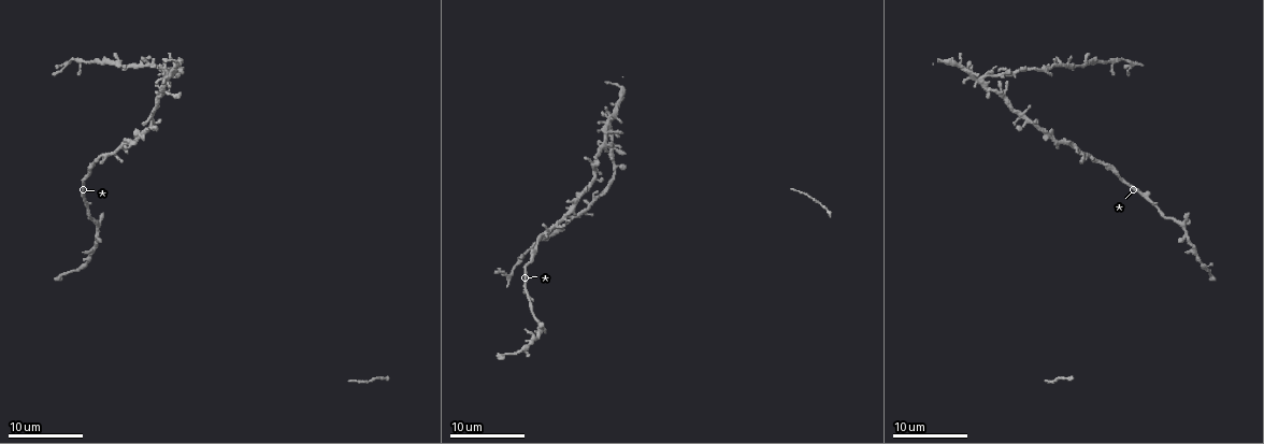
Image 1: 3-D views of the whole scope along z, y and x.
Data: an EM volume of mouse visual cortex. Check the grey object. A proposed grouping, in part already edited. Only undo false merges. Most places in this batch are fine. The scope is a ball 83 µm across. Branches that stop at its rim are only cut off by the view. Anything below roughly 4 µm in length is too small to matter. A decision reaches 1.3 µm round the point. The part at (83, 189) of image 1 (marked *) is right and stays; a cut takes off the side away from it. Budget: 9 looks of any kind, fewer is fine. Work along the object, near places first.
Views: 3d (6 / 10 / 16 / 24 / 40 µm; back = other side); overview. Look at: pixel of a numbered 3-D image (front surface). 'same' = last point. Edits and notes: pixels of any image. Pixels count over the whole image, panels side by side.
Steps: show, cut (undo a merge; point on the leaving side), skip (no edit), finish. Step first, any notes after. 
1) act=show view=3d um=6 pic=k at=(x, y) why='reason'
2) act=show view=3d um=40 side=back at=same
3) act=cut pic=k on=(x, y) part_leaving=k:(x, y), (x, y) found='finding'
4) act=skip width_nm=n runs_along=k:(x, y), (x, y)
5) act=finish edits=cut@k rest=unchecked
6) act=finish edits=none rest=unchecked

act=show view=3d um=10 pic=1 at=(530, 299) why='a narrow waist'

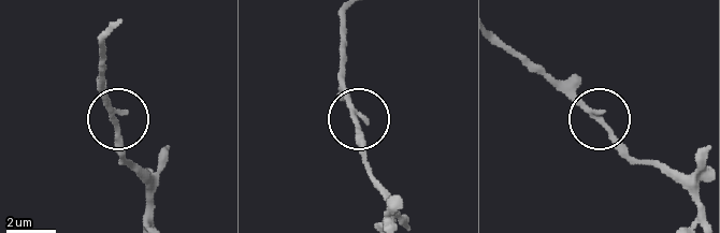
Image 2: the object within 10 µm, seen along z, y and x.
act=skip runs_along=2:(529, 70), (546, 72), (571, 88), (643, 162) found='continuous, no second cell'

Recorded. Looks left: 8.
act=show view=3d um=6 pic=1 at=(1046, 379) why='calibre changes'

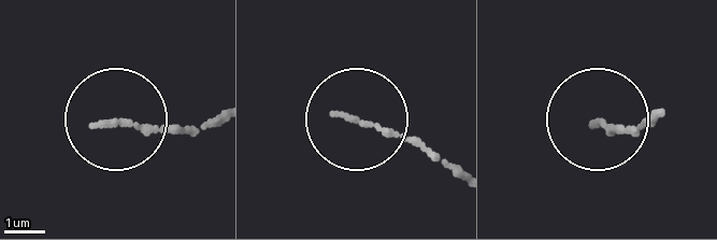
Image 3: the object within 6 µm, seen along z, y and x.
act=show view=3d um=6 side=back pic=3 at=(109, 123)

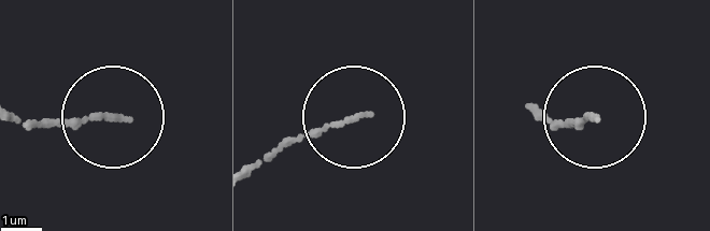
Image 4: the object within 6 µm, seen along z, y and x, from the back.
act=skip found='one cell here'

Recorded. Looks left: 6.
act=show view=3d um=10 pic=1 at=(542, 330) why='side arm on a straight run'

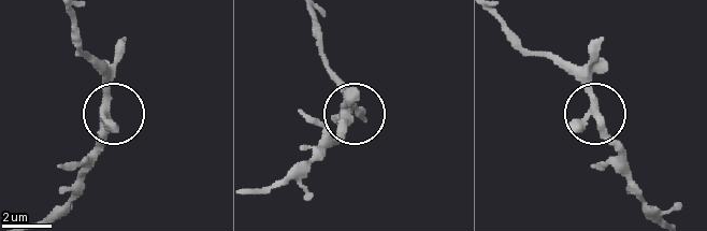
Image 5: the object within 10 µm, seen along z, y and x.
act=skip width_nm=330 runs_along=5:(494, 16), (580, 84), (601, 133), (628, 162) found='all the same cell'

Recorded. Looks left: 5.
act=show view=3d um=16 pic=1 at=(522, 349) why='side arm on a straight run'

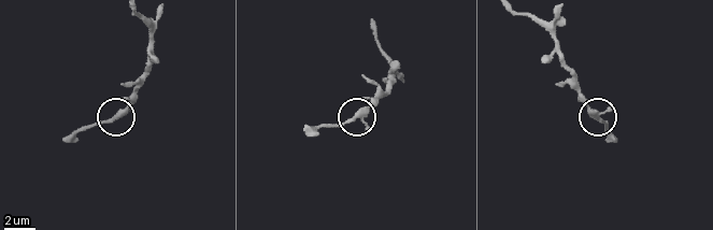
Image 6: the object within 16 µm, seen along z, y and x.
act=skip runs_along=6:(137, 14), (148, 63), (136, 98), (76, 132) found='continuous, no second cell'

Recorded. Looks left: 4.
act=finish edits=none rest=unchecked

